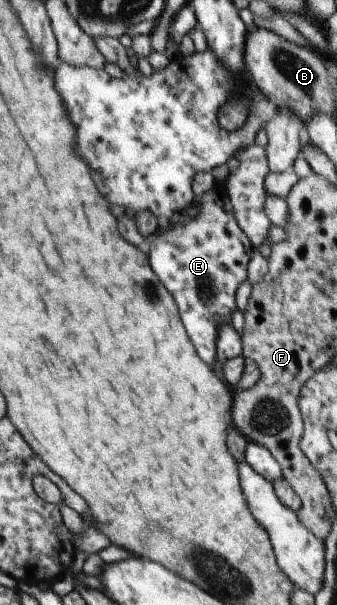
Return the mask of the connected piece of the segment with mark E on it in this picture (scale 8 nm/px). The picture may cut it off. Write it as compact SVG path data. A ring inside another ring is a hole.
M213 186L211 192L194 196L193 200L199 208L197 216L184 217L192 202L182 213L160 221L167 230L150 234L146 246L150 266L175 300L198 356L212 367L216 364L218 328L222 322L231 322L237 308L236 293L247 279L253 244L238 224L227 192L220 194Z

